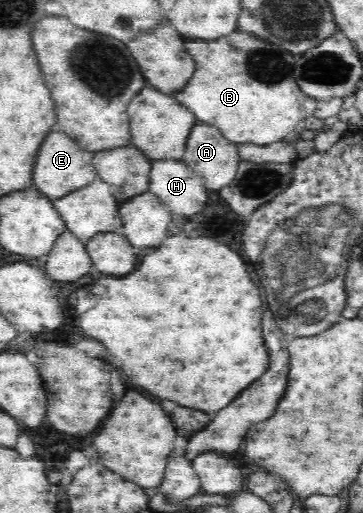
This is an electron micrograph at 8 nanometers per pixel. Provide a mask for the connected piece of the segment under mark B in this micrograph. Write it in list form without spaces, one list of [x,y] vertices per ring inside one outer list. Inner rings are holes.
[[[233,32],[219,40],[193,40],[185,42],[187,52],[193,56],[197,68],[189,84],[175,93],[175,98],[183,106],[187,106],[196,120],[213,125],[222,135],[235,144],[252,144],[265,146],[273,142],[287,140],[302,125],[307,114],[304,102],[307,95],[300,89],[294,79],[292,70],[295,58],[275,43],[265,42],[261,38],[241,32]]]

